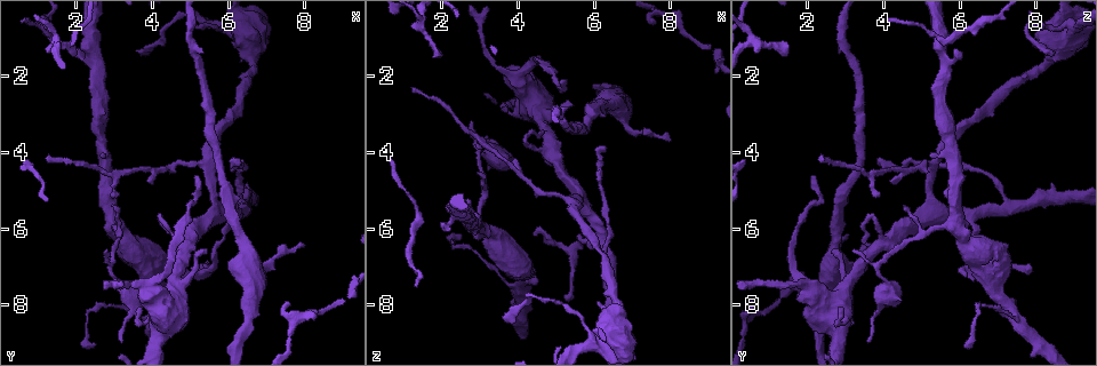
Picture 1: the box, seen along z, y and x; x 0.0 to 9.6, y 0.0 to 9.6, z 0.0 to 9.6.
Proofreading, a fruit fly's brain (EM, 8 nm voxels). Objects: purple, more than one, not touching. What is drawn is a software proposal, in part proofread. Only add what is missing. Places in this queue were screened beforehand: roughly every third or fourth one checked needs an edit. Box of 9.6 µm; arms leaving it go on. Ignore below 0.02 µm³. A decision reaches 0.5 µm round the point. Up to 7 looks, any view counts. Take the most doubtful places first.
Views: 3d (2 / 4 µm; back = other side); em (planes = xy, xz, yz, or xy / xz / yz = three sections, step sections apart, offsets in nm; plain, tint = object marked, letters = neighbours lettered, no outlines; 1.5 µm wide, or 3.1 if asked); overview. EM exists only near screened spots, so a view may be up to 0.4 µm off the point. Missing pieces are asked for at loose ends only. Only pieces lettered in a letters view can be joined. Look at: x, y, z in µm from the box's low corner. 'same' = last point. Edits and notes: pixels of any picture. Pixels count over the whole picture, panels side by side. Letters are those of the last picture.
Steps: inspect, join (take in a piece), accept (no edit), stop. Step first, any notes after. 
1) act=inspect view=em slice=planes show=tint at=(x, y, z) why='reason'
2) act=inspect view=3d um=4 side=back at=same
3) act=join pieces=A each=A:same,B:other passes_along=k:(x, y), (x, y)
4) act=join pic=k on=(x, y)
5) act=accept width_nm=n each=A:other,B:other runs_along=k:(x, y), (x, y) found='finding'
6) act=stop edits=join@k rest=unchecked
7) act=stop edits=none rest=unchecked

act=inspect view=em slice=planes show=letters at=(2.10, 1.30, 5.80) why='free end'

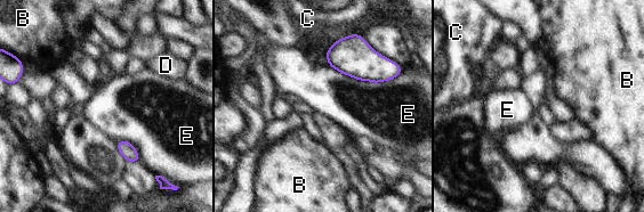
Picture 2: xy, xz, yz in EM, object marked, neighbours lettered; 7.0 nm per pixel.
act=accept each=B:other,C:other,D:other,E:other border=2:(328, 64), (359, 80), (396, 76) found='no lettered piece goes on from it'

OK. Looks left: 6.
act=inspect view=em slice=planes show=letters at=(7.60, 8.05, 0.65) why='free end'

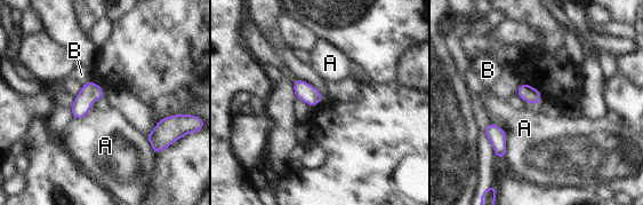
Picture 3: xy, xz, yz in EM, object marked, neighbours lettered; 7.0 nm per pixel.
act=accept each=A:other,B:other found='no lettered piece goes on from it'

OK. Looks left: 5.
act=inspect view=3d um=4 at=(5.35, 7.10, 7.95) why='an open end'

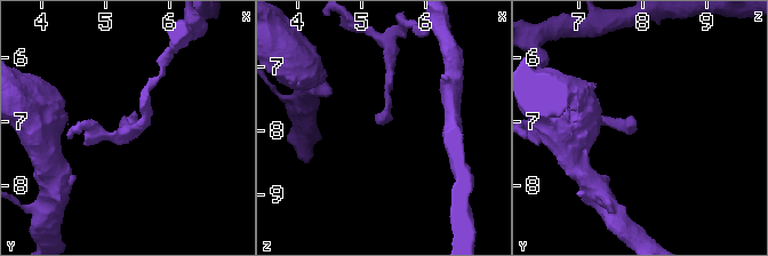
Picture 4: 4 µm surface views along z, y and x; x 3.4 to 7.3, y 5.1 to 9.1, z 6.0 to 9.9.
act=inspect view=em slice=yz step=8 show=letters at=(5.30, 7.15, 7.90)

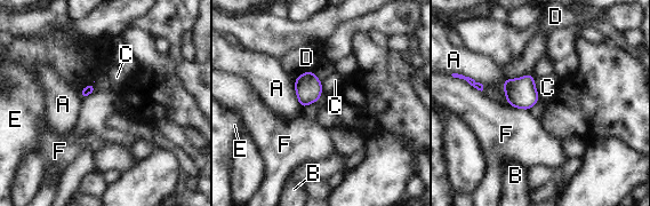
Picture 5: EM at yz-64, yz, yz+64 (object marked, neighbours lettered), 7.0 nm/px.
act=accept each=A:other,B:other,C:other,D:other,E:other,F:other border=5:(530, 73), (540, 100) found='no lettered piece goes on from it'

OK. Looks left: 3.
act=stop edits=none rest=unchecked

